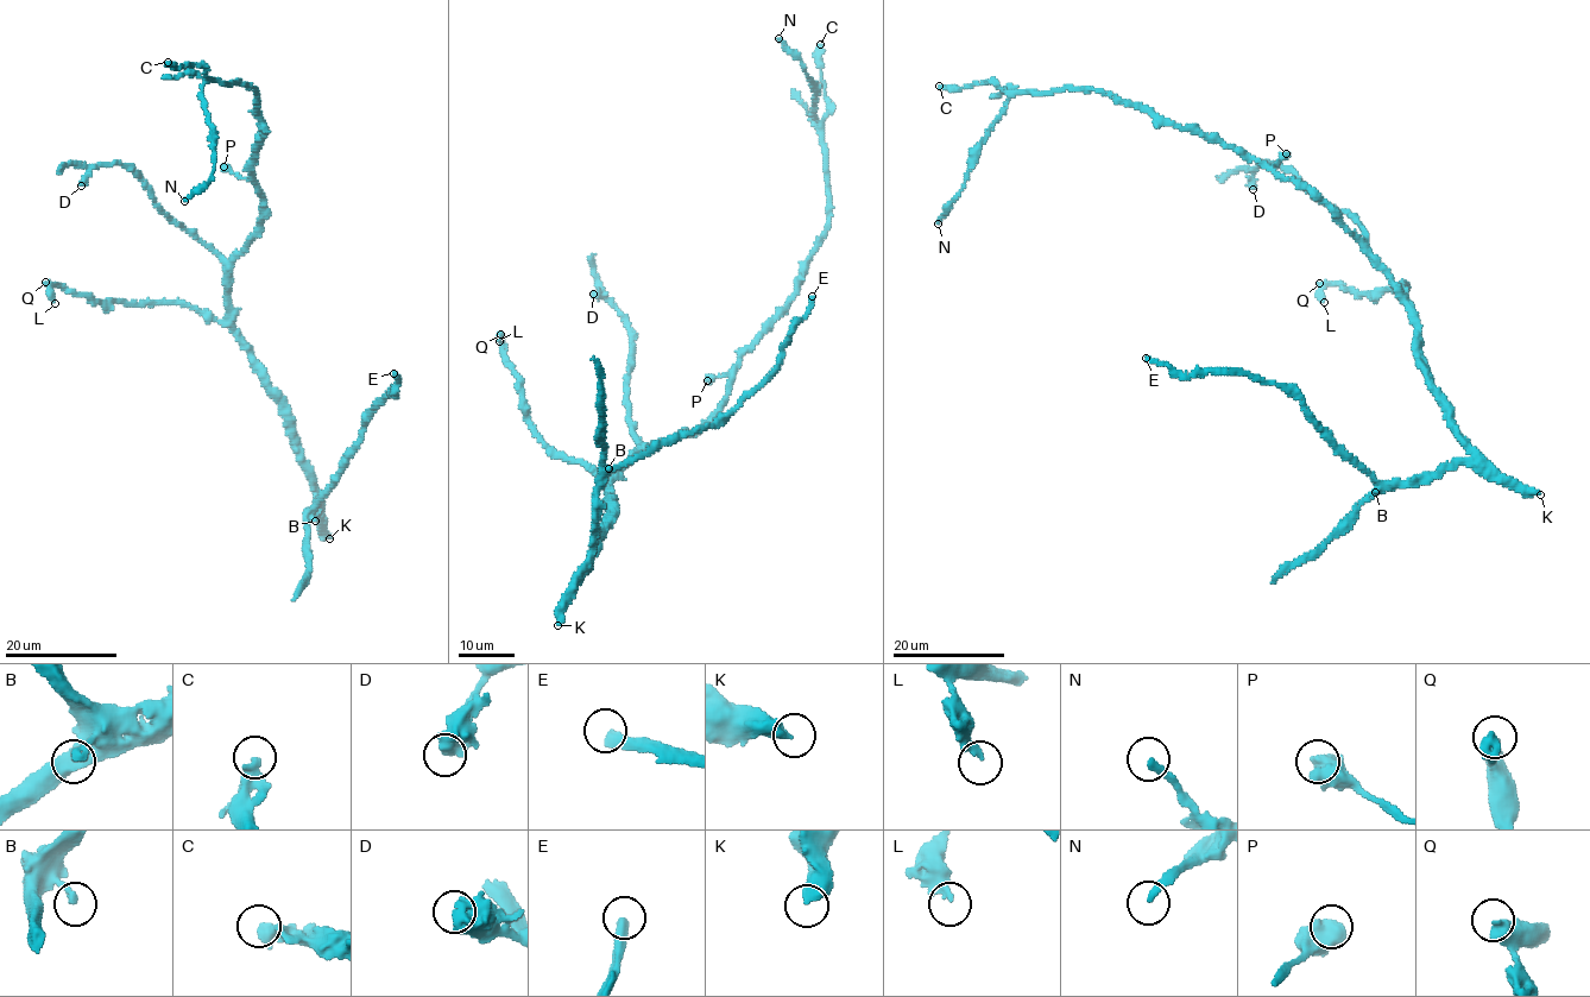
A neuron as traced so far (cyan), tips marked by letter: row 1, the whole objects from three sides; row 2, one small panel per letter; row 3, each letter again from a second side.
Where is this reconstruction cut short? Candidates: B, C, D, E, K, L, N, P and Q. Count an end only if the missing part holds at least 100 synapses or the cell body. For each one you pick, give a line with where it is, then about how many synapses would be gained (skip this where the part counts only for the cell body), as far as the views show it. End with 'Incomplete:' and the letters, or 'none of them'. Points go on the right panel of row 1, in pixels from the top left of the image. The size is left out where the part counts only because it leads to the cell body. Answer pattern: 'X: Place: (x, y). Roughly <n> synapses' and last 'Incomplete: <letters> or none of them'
E: Place: (1146, 358). Roughly 120 synapses
Incomplete: E

